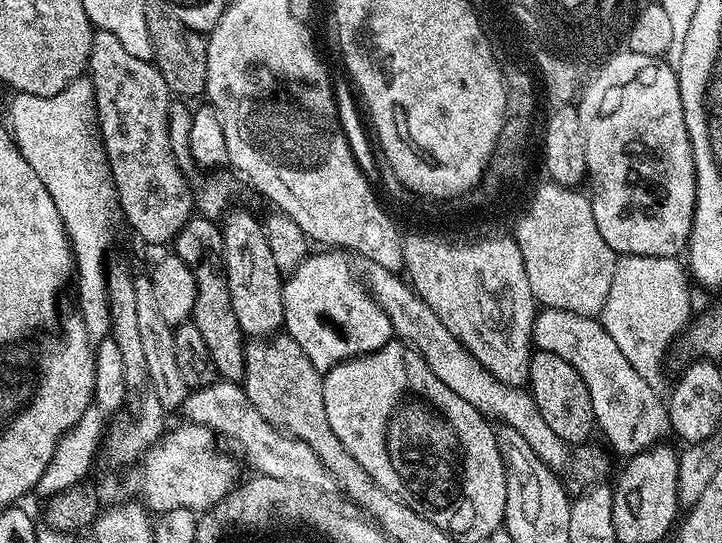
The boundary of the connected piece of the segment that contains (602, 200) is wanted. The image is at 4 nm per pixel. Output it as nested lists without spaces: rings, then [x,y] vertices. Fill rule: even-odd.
[[[641,54],[641,56],[617,56],[610,58],[607,63],[608,68],[604,68],[604,73],[600,75],[600,80],[595,80],[592,84],[592,89],[586,90],[586,99],[584,99],[584,129],[586,130],[586,166],[588,174],[586,177],[587,183],[592,183],[592,192],[590,191],[590,199],[592,201],[594,220],[598,224],[598,230],[601,231],[602,238],[606,243],[613,248],[617,254],[626,256],[674,256],[679,257],[681,253],[687,249],[688,239],[692,233],[692,219],[694,218],[694,206],[696,205],[696,170],[694,168],[694,154],[690,144],[690,134],[686,130],[686,114],[682,114],[682,94],[678,86],[678,78],[676,77],[675,67],[670,66],[665,69],[664,64],[656,64],[652,61],[651,56]]]

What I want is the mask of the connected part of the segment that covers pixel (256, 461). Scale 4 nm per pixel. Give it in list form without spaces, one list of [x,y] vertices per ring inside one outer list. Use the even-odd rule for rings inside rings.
[[[217,378],[210,386],[189,391],[184,400],[183,415],[193,424],[206,426],[217,437],[229,440],[252,468],[251,471],[279,480],[302,481],[323,492],[335,491],[335,480],[321,459],[314,454],[310,446],[277,430],[272,423],[262,418],[258,410],[254,410],[254,402],[250,402],[243,387],[231,380]],[[236,424],[236,425],[235,425]],[[233,427],[233,428],[232,428]]]

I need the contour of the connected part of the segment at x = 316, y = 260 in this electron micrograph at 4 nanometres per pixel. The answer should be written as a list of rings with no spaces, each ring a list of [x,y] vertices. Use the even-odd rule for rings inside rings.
[[[340,250],[316,251],[309,254],[300,263],[298,270],[291,272],[284,280],[283,331],[290,338],[294,338],[294,342],[298,342],[298,346],[302,346],[302,354],[306,354],[306,358],[310,358],[310,362],[314,362],[316,369],[323,374],[342,362],[353,360],[355,356],[365,356],[386,346],[394,338],[394,333],[390,326],[390,318],[378,306],[375,298],[368,293],[367,287],[361,281],[359,284],[352,277],[352,272],[348,269],[347,258],[349,259],[349,257]]]

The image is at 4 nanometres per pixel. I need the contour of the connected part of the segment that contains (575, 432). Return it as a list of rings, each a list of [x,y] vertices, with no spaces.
[[[533,351],[527,387],[542,418],[546,418],[546,426],[550,426],[550,430],[554,430],[554,434],[558,434],[565,444],[579,446],[591,437],[588,435],[596,428],[596,415],[590,402],[590,390],[586,390],[582,374],[578,374],[578,370],[574,370],[566,358],[558,358],[558,354],[553,352]]]

